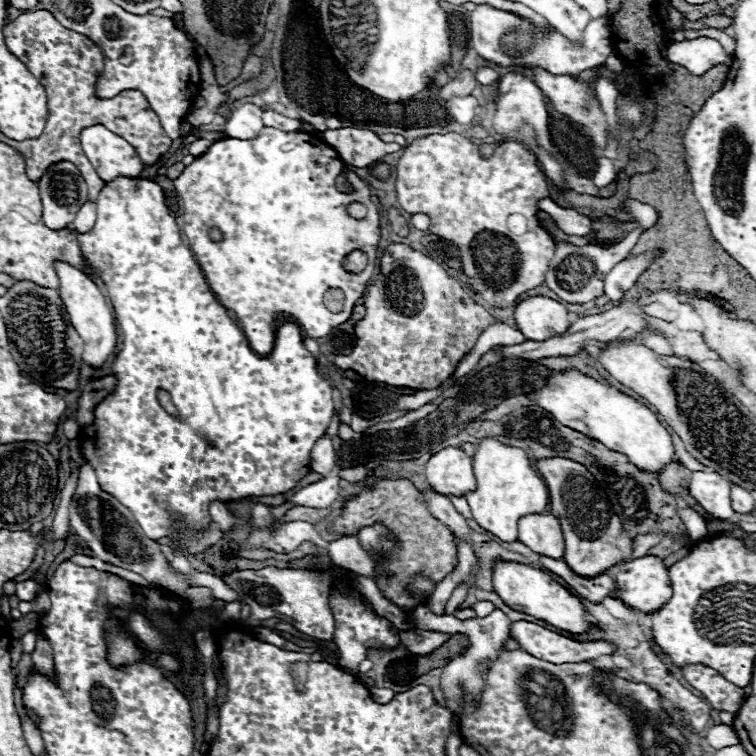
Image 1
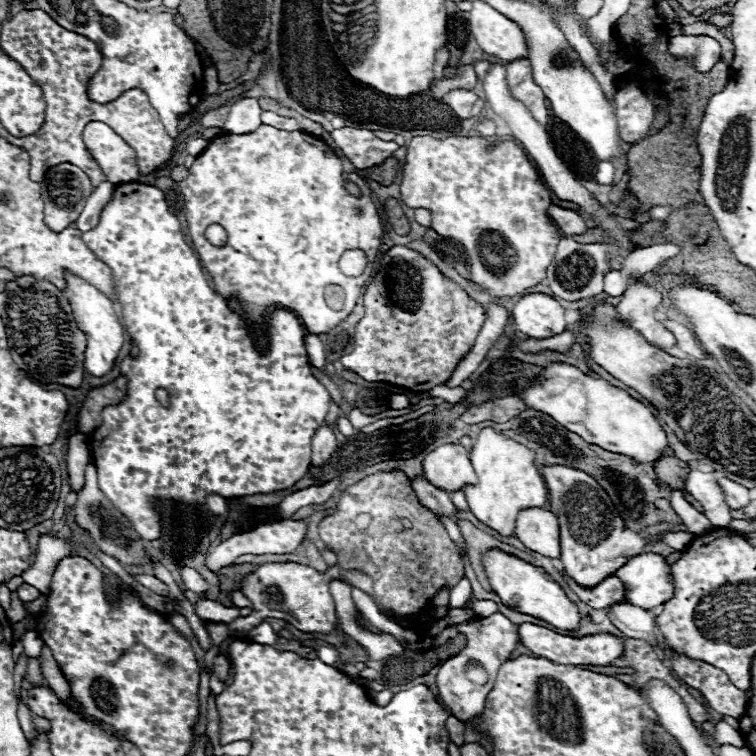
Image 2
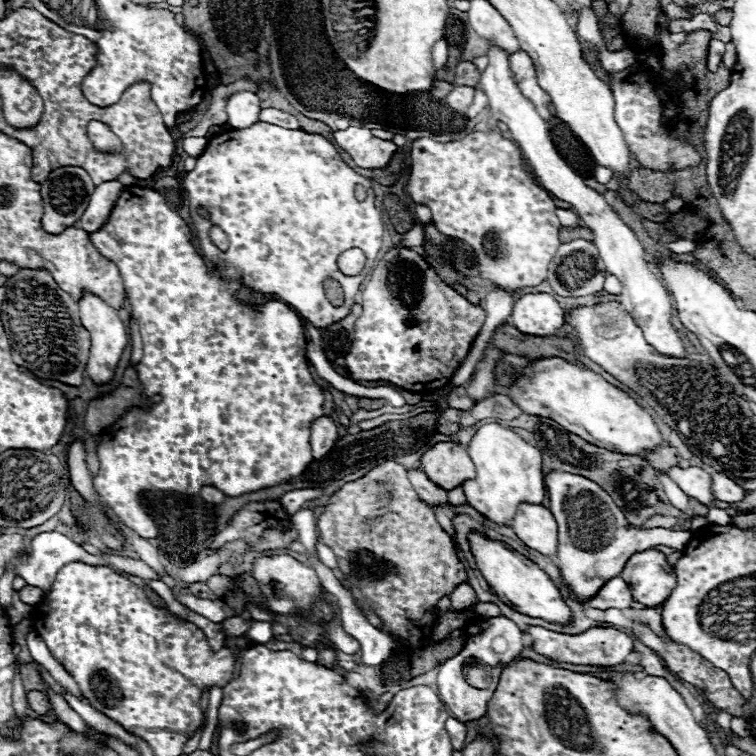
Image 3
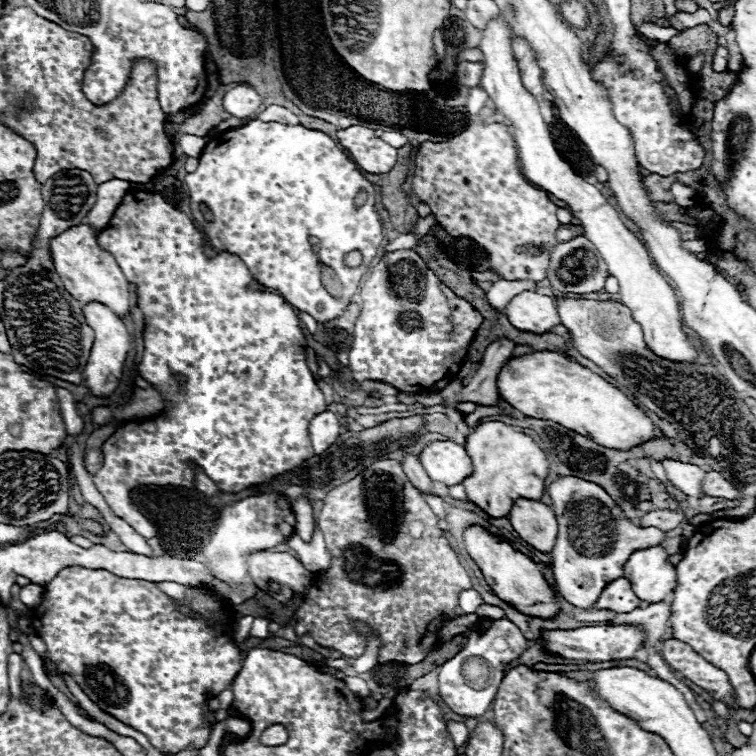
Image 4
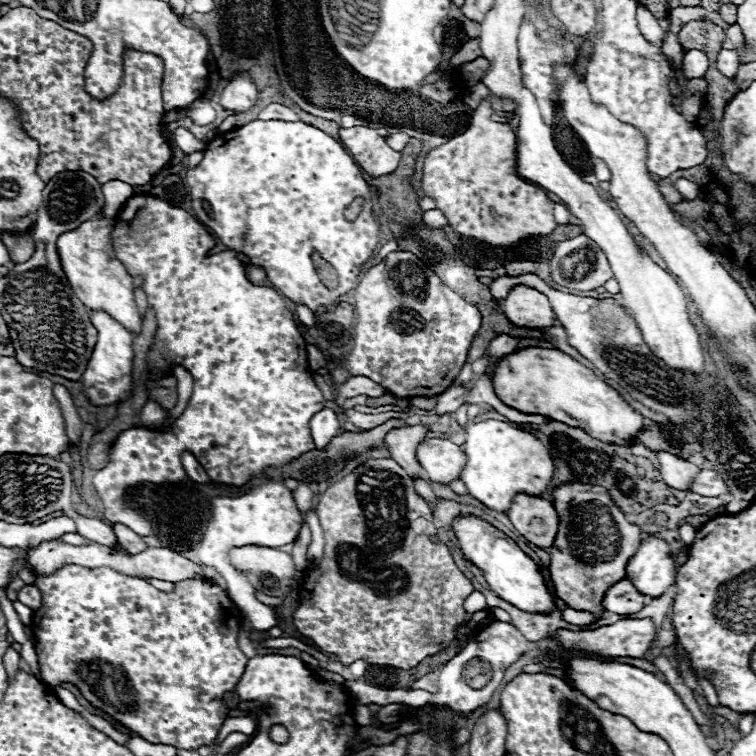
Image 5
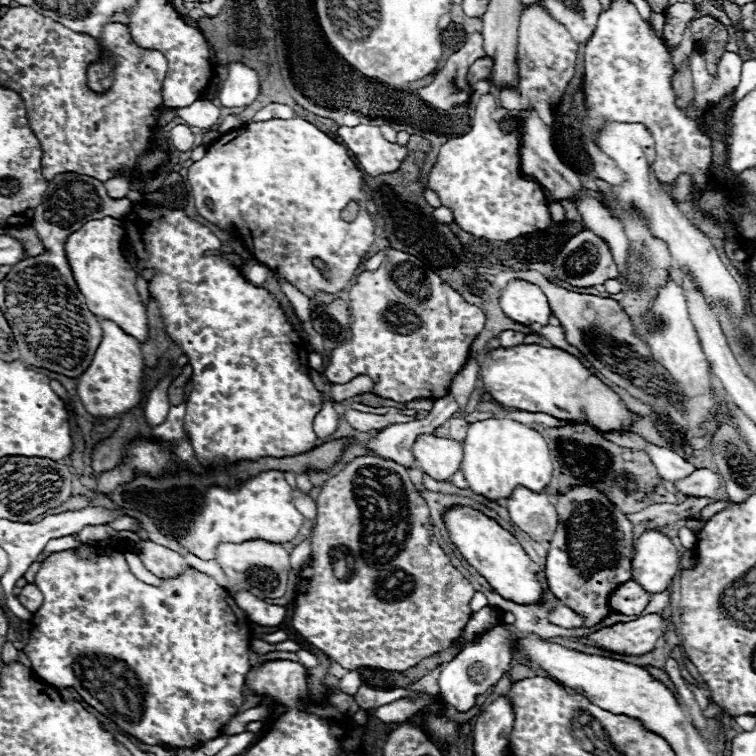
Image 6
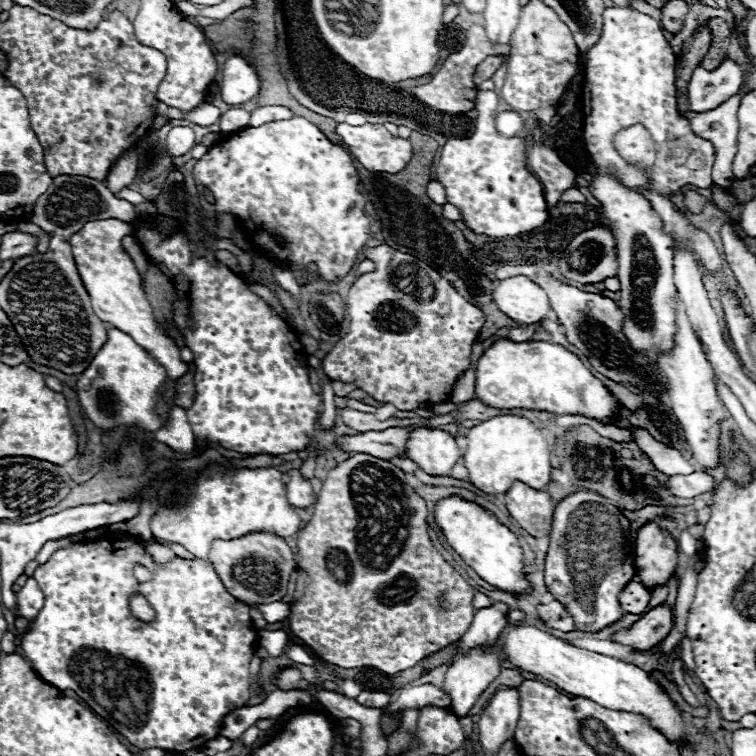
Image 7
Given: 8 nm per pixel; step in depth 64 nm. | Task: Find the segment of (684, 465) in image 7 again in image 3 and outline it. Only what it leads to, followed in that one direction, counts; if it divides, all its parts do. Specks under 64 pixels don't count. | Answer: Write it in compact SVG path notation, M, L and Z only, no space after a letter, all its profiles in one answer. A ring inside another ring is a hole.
M672 466L668 470L668 476L692 498L696 498L702 504L708 504L714 500L712 492L710 492L710 474L704 472L698 466L688 466L688 468L680 468L680 466Z

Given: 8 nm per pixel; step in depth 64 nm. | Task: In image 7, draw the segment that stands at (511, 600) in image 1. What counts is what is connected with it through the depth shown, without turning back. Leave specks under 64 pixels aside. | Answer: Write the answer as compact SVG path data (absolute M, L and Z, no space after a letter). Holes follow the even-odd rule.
M454 494L450 498L440 500L434 506L434 518L436 518L436 524L440 526L440 530L444 532L450 548L456 550L460 554L460 558L470 568L474 568L482 580L486 580L488 584L496 586L498 590L506 590L506 592L522 594L522 592L530 590L526 576L522 572L524 556L522 556L522 548L520 548L516 536L504 524L500 524L492 514L488 514L482 506L478 506L476 502L468 502L462 496Z

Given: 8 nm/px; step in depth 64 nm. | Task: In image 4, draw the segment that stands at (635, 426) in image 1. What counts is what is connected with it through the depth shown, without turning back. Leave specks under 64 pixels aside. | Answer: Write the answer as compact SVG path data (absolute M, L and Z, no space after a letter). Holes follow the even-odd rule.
M542 350L506 360L496 386L500 398L524 416L554 420L606 448L630 450L640 446L644 440L654 438L652 420L632 400L628 400L624 392L560 352Z

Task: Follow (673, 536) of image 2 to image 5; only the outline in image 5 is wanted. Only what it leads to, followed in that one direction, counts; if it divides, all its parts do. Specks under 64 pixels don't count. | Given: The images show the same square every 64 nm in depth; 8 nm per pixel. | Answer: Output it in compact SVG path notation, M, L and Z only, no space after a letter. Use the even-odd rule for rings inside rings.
M580 482L556 486L552 490L552 502L554 502L554 508L558 512L558 534L554 538L554 544L548 550L548 554L550 554L548 574L552 580L554 594L558 598L562 598L570 608L590 612L598 620L604 612L602 600L604 600L606 590L612 584L626 578L628 560L632 558L632 554L638 550L640 542L648 534L642 534L638 526L630 524L624 518L624 512L612 502L612 498L608 496L608 492L602 486L590 486L590 484L580 484Z

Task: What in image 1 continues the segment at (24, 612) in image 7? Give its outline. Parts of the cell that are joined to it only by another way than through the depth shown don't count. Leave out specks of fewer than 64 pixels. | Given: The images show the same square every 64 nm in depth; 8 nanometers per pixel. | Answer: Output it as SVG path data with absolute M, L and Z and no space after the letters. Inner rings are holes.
M24 580L24 582L18 582L18 584L16 584L16 596L18 596L20 600L30 602L30 600L36 598L36 594L38 594L38 584L36 584L36 582Z

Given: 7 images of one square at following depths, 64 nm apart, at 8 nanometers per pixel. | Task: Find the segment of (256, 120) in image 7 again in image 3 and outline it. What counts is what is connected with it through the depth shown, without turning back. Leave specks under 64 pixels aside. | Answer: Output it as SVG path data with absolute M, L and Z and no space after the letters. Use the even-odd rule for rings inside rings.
M264 108L260 112L260 120L262 122L272 122L276 126L284 126L284 128L298 128L298 120L288 114L288 112L282 112L278 108Z

